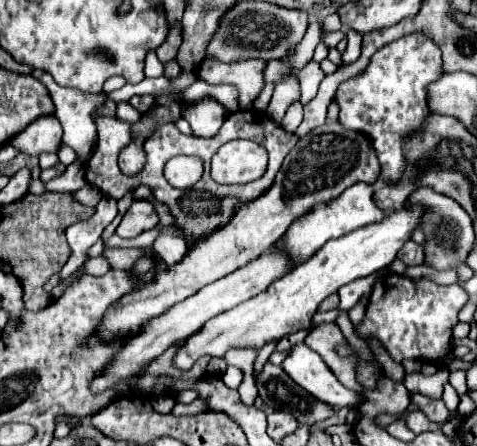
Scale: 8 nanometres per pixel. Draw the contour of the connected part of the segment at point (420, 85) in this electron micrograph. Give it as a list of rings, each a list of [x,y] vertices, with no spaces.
[[[409,33],[397,41],[391,41],[387,45],[383,45],[369,61],[369,65],[355,77],[343,81],[337,89],[337,93],[333,95],[333,101],[339,105],[339,123],[347,129],[359,131],[365,137],[369,137],[379,165],[381,165],[381,173],[379,173],[379,181],[385,183],[397,183],[405,171],[407,165],[407,157],[405,157],[405,143],[411,139],[413,133],[417,133],[417,129],[423,129],[427,125],[427,119],[433,115],[433,111],[429,109],[429,95],[427,89],[431,83],[439,81],[443,75],[443,59],[441,59],[441,51],[439,47],[425,35],[421,33]]]

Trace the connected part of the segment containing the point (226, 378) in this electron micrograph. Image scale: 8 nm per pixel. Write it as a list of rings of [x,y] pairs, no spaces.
[[[227,367],[227,371],[225,371],[225,375],[221,377],[223,379],[223,383],[229,387],[229,389],[237,389],[239,385],[241,385],[241,381],[243,381],[243,373],[239,371],[239,367]]]

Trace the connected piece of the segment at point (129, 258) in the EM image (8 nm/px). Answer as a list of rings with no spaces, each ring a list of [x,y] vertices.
[[[117,247],[117,249],[105,249],[101,253],[101,257],[105,257],[113,269],[127,271],[133,265],[133,261],[137,257],[141,257],[141,253],[143,253],[141,249],[123,249],[123,247]]]

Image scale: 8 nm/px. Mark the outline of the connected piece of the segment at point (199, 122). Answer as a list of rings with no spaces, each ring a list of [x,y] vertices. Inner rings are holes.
[[[201,99],[193,103],[181,101],[179,107],[181,107],[181,117],[189,121],[197,137],[215,135],[227,117],[227,111],[215,99]]]

